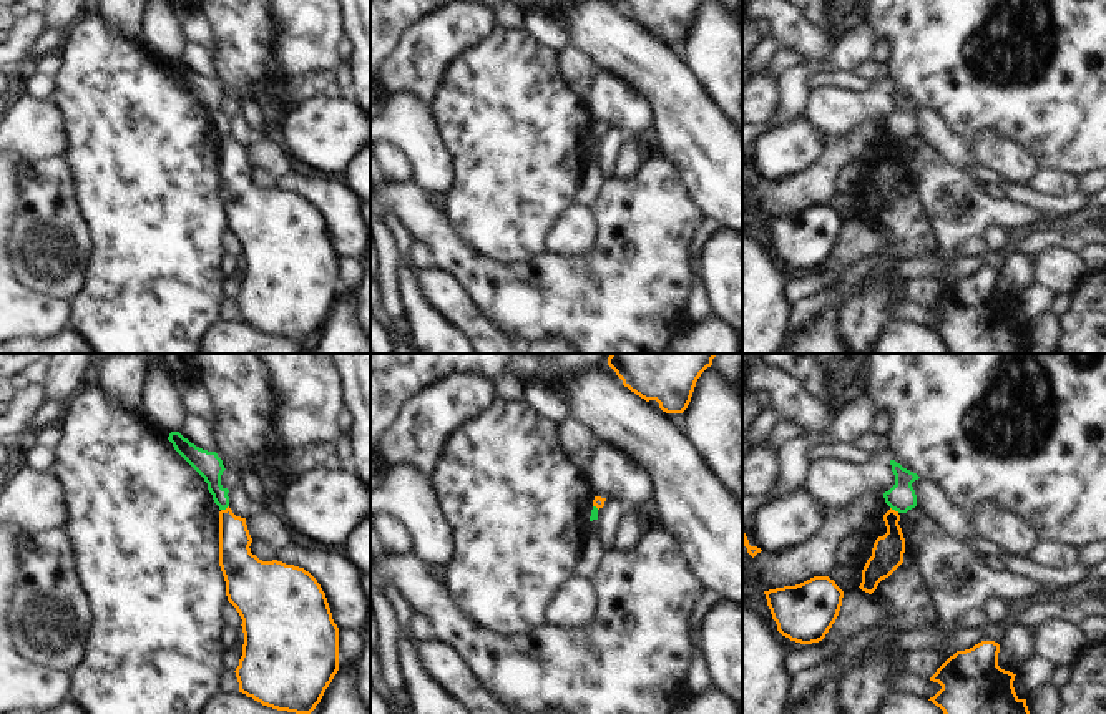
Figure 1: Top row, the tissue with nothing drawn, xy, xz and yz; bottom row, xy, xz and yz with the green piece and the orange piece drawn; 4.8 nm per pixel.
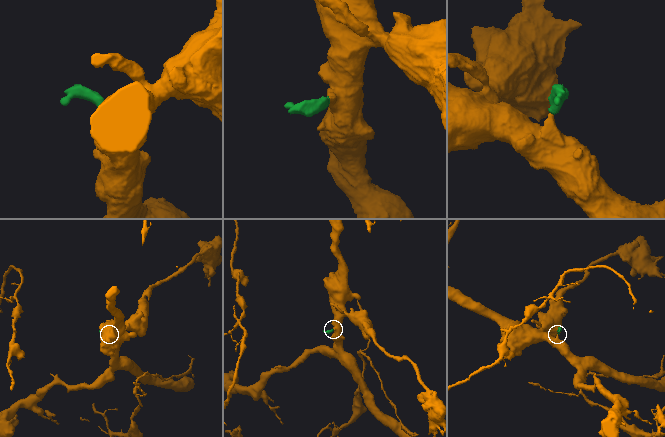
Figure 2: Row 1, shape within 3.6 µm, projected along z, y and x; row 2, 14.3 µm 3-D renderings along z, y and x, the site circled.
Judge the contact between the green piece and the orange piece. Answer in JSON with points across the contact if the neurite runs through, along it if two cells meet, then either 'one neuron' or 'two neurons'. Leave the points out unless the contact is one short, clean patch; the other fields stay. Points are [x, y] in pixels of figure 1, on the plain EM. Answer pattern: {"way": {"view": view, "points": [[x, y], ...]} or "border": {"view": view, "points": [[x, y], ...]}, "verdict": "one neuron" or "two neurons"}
{"border": {"view": "yz", "points": [[890, 135], [899, 140]]}, "verdict": "two neurons"}

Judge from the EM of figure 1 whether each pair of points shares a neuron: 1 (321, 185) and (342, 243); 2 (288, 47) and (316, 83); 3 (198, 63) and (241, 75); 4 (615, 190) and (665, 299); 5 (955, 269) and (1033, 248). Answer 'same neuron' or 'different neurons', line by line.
1: same neuron
2: different neurons
3: different neurons
4: same neuron
5: same neuron

